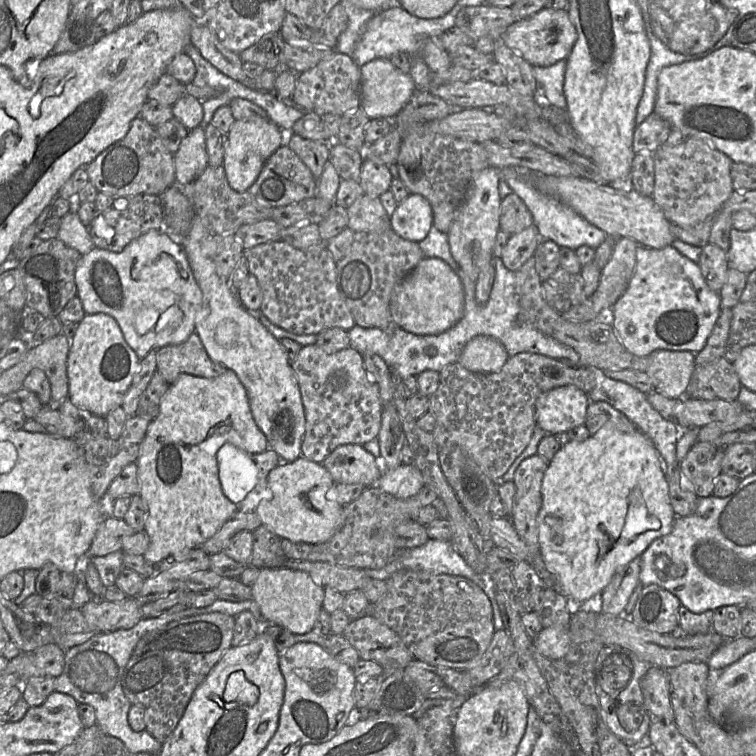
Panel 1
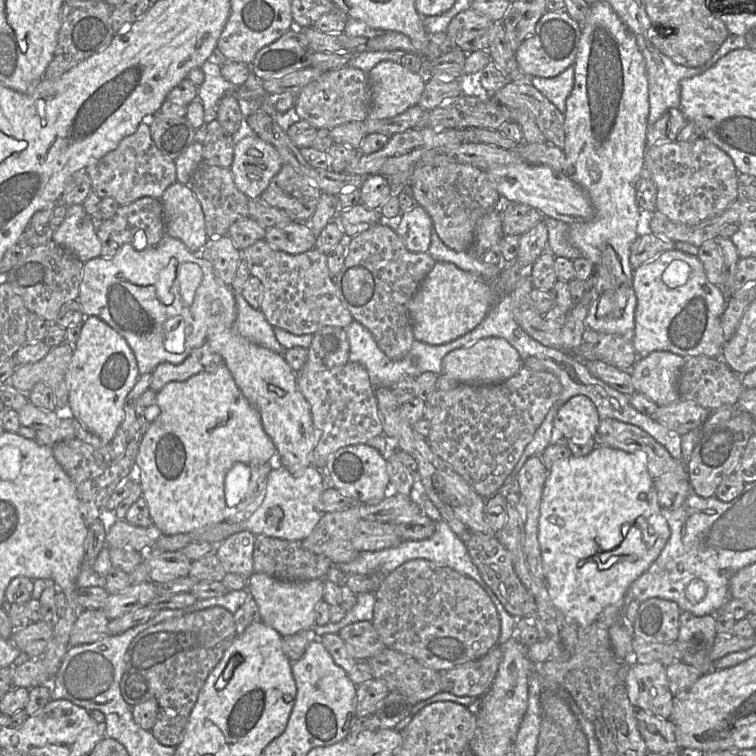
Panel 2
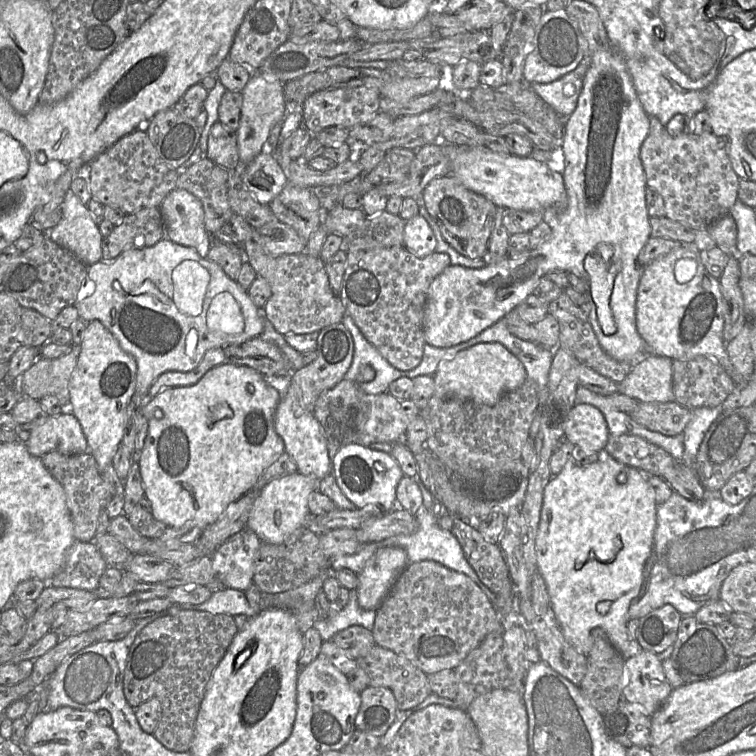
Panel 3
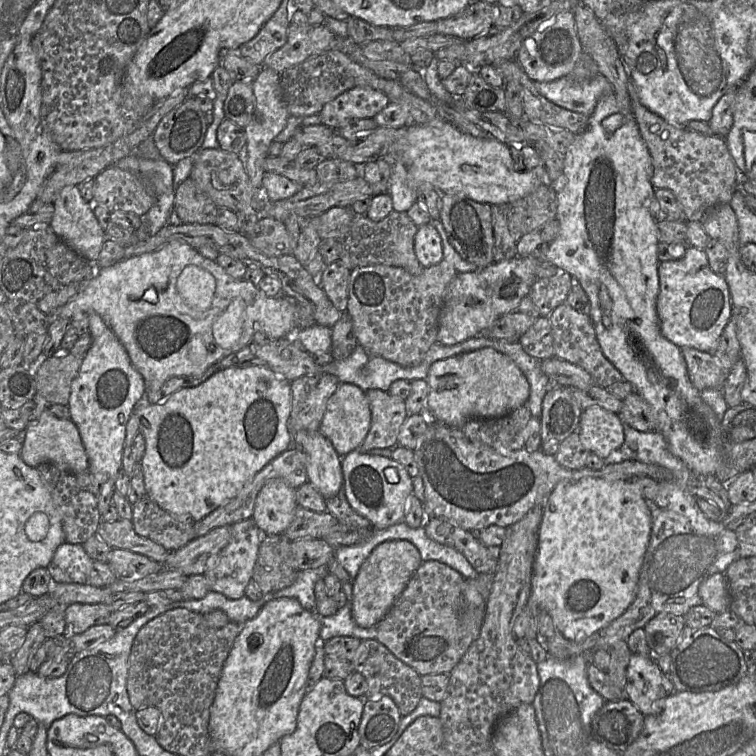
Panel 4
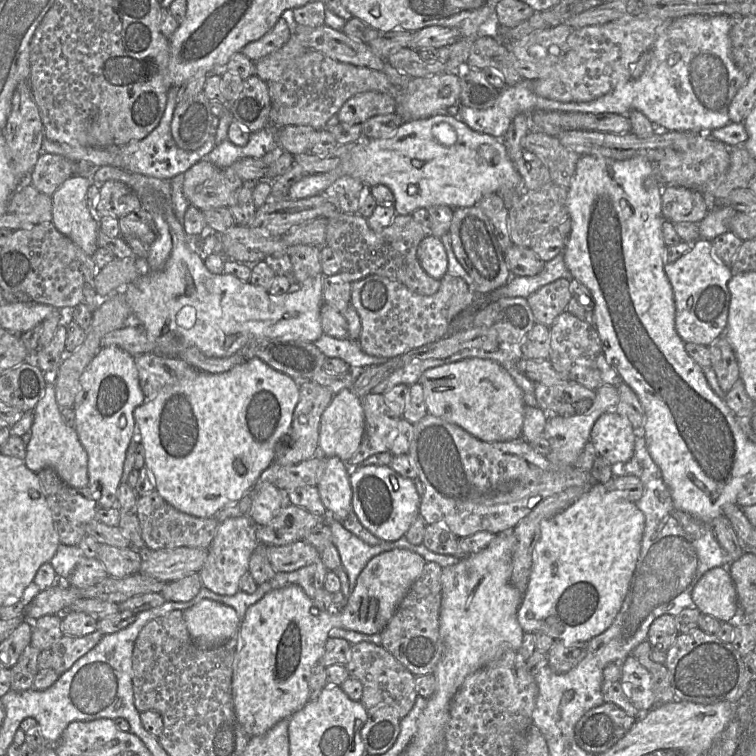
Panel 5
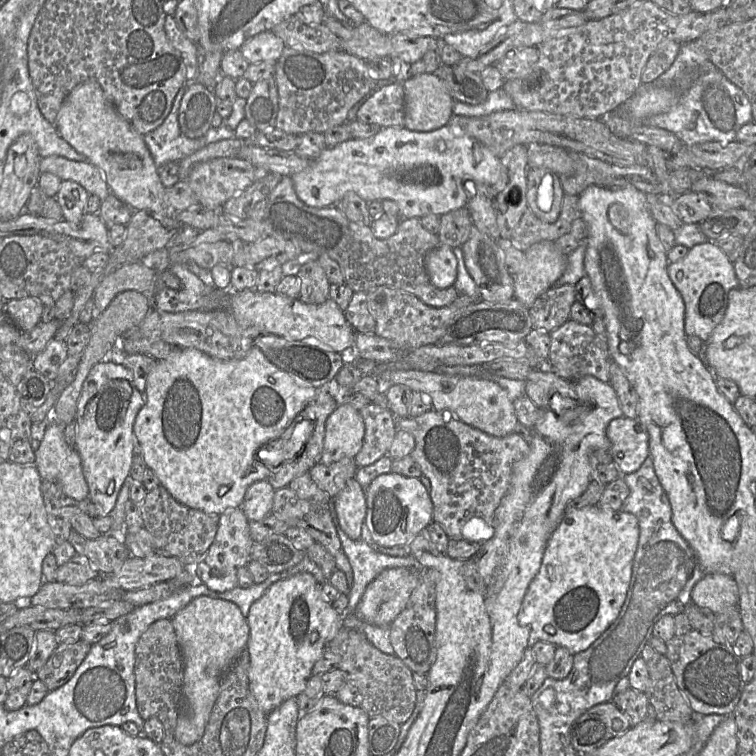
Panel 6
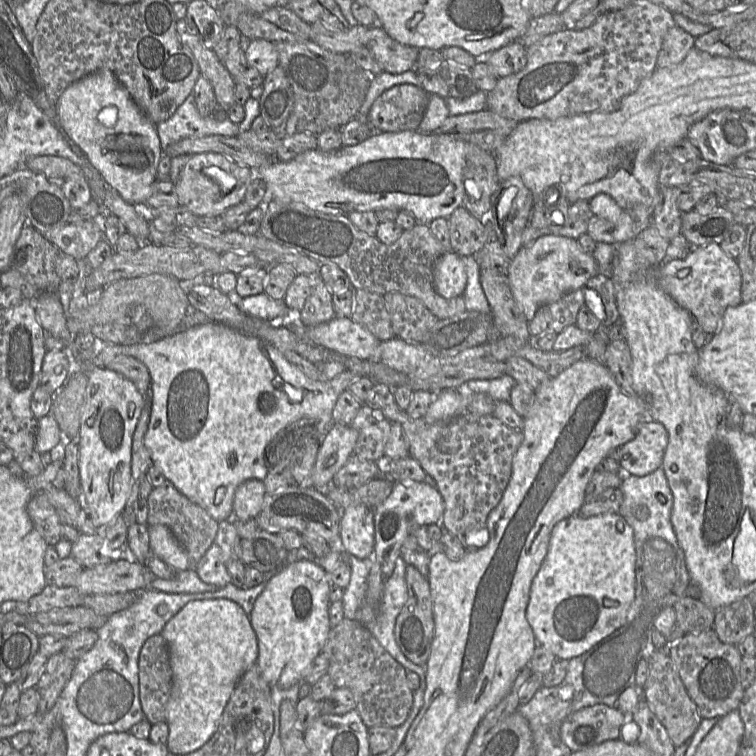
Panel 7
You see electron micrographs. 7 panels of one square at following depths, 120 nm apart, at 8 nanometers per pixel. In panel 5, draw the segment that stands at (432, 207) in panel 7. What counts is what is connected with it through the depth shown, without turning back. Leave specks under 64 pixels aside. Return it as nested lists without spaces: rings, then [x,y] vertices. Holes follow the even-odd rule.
[[[449,114],[403,122],[386,138],[356,142],[337,168],[308,174],[295,182],[289,189],[289,199],[322,194],[345,175],[358,179],[367,188],[387,186],[393,193],[394,208],[399,215],[411,215],[417,209],[436,205],[471,207],[486,194],[516,195],[522,187],[522,178],[509,158],[503,140],[476,132],[457,116]]]

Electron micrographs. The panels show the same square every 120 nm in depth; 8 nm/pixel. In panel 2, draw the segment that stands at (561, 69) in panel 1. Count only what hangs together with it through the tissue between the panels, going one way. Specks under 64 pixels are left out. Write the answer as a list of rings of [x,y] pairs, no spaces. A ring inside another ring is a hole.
[[[574,65],[569,66],[561,74],[552,78],[534,76],[530,79],[533,86],[539,90],[557,109],[565,113],[566,100],[574,85]]]

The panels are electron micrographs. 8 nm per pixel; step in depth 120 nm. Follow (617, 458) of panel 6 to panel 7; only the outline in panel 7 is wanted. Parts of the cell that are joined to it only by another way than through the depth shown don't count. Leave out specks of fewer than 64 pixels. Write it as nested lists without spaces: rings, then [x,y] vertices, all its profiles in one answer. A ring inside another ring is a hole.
[[[647,421],[641,424],[636,436],[621,447],[621,470],[635,476],[646,476],[662,467],[668,432],[663,424]]]

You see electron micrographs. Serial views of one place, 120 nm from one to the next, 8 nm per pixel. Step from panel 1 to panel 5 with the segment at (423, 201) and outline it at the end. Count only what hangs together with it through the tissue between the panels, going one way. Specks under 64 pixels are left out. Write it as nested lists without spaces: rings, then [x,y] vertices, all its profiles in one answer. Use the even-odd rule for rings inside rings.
[[[428,233],[417,248],[417,257],[423,270],[432,278],[440,280],[447,274],[448,258],[440,238]]]

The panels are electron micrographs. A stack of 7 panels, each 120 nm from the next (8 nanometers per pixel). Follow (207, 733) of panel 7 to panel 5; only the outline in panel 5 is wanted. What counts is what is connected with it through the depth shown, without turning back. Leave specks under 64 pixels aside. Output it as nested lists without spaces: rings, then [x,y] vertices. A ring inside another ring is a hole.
[[[211,599],[184,610],[183,618],[191,638],[202,648],[228,641],[238,633],[241,623],[232,607]]]

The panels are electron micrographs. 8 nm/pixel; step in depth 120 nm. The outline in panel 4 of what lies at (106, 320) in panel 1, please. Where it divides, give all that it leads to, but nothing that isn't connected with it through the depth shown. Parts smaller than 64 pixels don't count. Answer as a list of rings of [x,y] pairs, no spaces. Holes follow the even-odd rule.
[[[98,313],[88,315],[88,324],[92,344],[72,381],[68,407],[70,419],[79,430],[88,456],[88,471],[97,486],[101,520],[101,514],[113,503],[115,483],[122,469],[127,423],[145,394],[145,380],[133,366],[125,347]]]

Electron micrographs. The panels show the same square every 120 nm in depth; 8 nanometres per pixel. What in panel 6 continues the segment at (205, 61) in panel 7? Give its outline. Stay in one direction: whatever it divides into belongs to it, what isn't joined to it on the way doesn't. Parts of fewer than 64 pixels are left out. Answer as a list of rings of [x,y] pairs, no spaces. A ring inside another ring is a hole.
[[[166,15],[164,29],[173,47],[181,54],[186,66],[187,83],[195,81],[199,78],[198,56],[200,50],[197,44],[183,34],[173,15]]]

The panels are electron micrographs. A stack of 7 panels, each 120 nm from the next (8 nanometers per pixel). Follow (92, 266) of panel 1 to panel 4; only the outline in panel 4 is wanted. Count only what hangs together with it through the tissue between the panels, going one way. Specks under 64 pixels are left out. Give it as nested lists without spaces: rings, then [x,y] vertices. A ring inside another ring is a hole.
[[[173,240],[155,252],[126,257],[111,266],[97,269],[81,293],[46,316],[49,317],[50,324],[51,319],[72,319],[92,312],[98,313],[125,347],[133,366],[145,380],[145,394],[139,405],[148,401],[148,393],[155,393],[172,377],[199,377],[210,366],[252,342],[265,343],[286,337],[295,330],[295,311],[296,302],[293,299],[283,295],[269,298],[250,281],[231,277],[216,261],[203,257],[186,242]],[[188,265],[199,266],[215,278],[214,296],[205,311],[196,311],[187,306],[176,290],[177,279]]]

